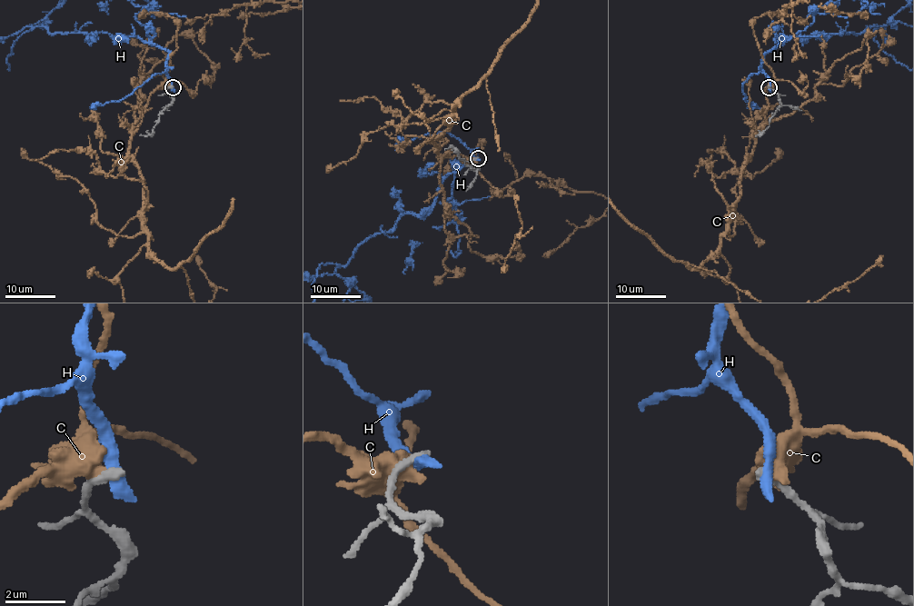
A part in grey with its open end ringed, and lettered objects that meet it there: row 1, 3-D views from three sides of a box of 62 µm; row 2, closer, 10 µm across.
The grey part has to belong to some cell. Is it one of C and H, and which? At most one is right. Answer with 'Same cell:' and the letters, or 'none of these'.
Same cell: none of these

